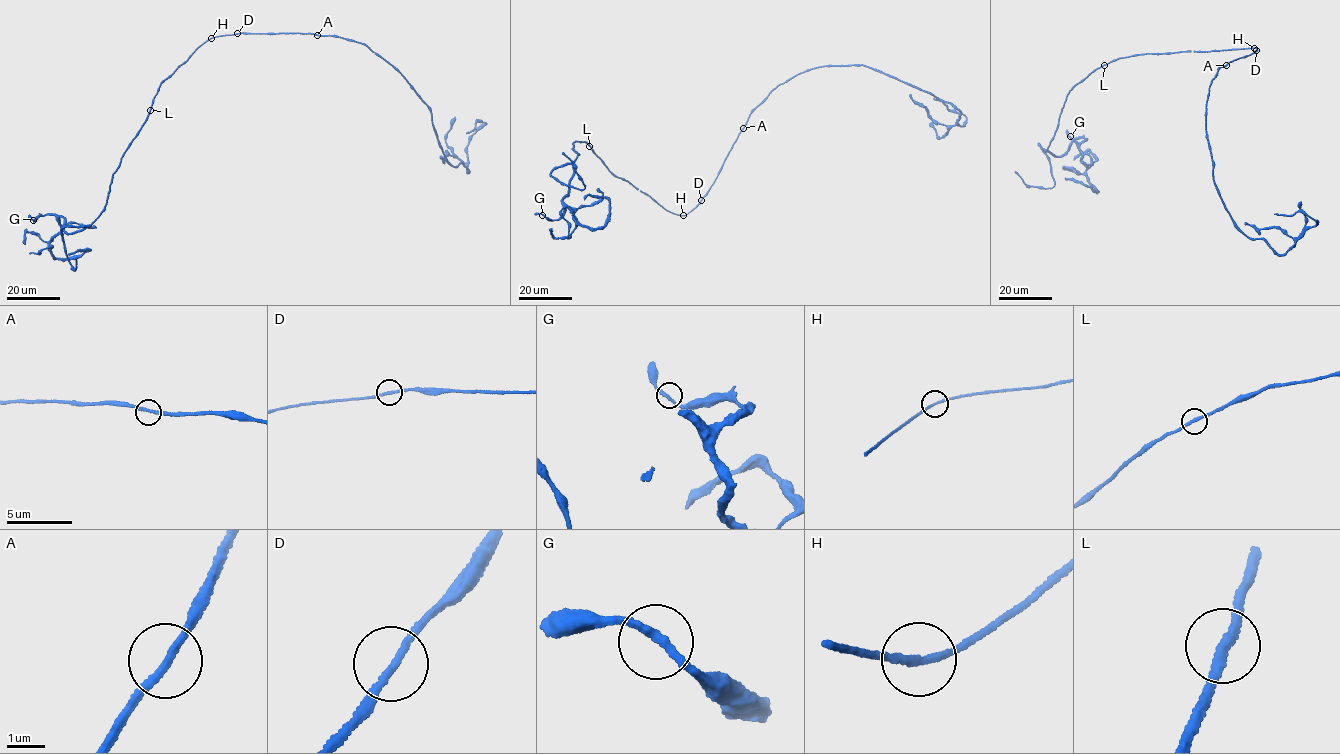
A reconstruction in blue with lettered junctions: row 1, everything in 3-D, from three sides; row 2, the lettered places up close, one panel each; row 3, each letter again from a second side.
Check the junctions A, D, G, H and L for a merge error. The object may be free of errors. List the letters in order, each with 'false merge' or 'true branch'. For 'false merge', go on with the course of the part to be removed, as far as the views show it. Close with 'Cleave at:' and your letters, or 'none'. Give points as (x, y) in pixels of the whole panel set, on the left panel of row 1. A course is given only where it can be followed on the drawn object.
A: true branch
D: true branch
G: true branch
H: true branch
L: true branch
Cleave at: none

